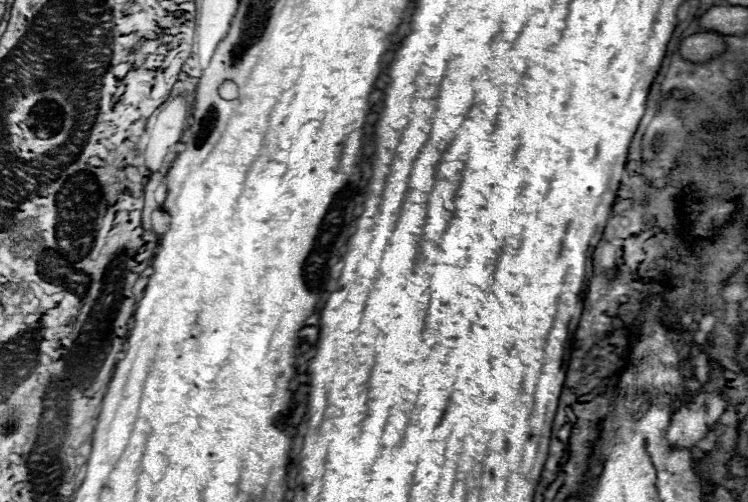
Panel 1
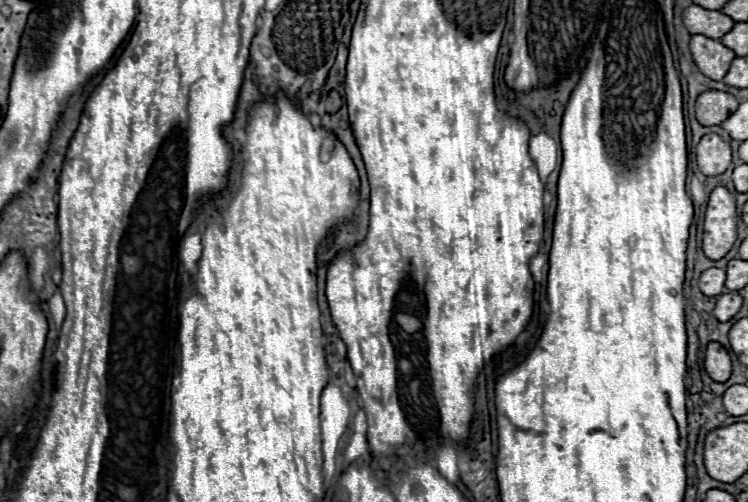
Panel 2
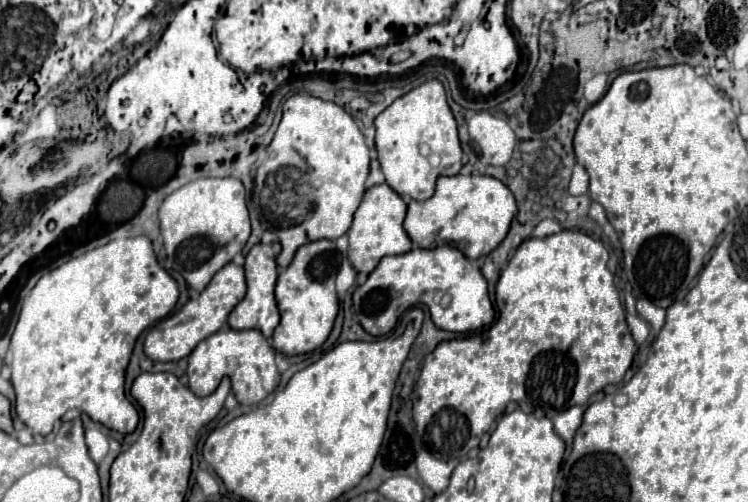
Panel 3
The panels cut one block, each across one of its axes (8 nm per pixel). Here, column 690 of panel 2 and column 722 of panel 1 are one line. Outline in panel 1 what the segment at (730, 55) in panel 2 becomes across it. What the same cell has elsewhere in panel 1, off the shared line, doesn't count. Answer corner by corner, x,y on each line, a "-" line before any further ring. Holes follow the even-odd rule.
708,32
692,34
692,36
684,38
684,42
680,44
680,54
692,62
702,62
708,58
714,58
724,50
726,50
724,40
720,36
708,34

